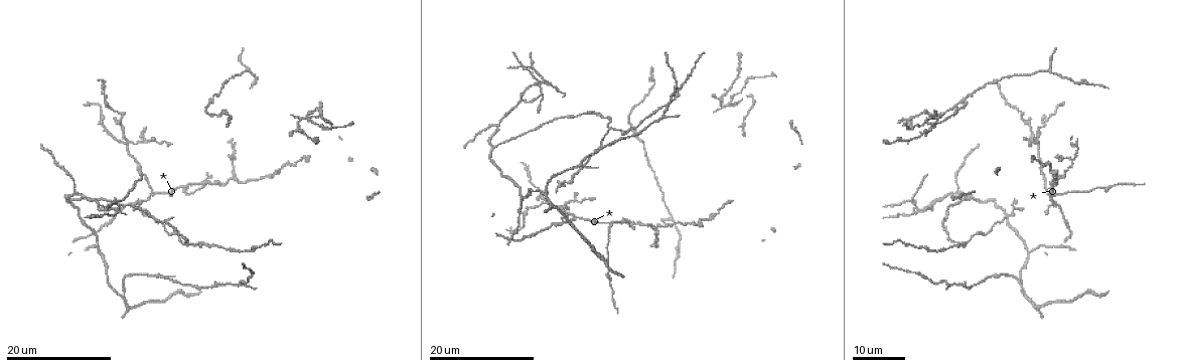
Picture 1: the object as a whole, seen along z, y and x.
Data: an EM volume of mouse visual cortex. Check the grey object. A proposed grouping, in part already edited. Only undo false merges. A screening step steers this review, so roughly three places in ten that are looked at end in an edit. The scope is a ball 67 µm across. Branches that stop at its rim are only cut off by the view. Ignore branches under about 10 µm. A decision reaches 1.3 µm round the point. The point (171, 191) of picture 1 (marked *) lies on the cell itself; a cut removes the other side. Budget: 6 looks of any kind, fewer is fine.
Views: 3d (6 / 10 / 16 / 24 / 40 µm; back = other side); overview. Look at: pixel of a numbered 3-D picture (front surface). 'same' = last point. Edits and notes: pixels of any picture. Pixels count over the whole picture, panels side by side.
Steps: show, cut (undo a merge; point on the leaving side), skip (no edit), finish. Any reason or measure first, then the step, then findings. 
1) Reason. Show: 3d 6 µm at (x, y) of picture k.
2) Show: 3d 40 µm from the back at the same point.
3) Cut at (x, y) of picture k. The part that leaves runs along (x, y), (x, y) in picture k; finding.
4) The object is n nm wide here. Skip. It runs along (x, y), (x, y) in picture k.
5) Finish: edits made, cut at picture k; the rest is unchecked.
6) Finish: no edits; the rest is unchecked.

Two arms in line, one across. Show: 3d 24 µm at (125, 295) of picture 1.

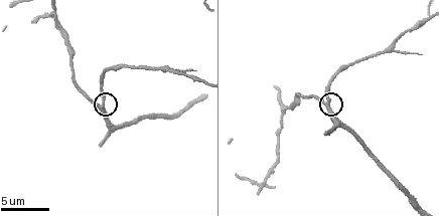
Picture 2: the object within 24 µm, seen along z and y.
Show: 3d 6 µm at (102, 107) of picture 2.

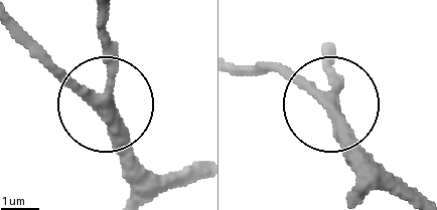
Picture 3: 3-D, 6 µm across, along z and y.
3 arms meet here. Skip. It runs along (14, 20), (107, 107), (129, 199) in picture 3; one cell here.

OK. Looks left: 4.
Side arm on a straight run. Show: 3d 24 µm at (1072, 165) of picture 1.

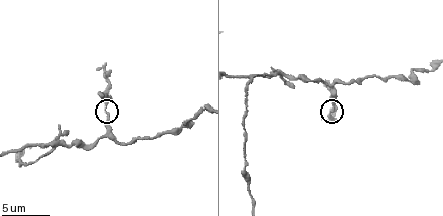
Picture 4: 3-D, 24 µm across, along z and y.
Show: 3d 10 µm at (331, 110) of picture 4.

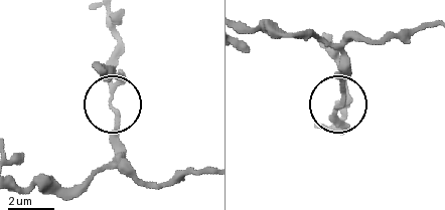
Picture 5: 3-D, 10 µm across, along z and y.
Skip. It runs along (21, 186), (79, 186), (112, 163), (114, 50) in picture 5; continuous, no second cell.

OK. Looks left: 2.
Show: 3d 16 µm at (75, 189) of picture 1.

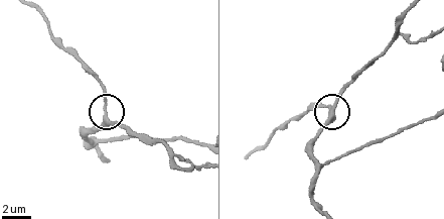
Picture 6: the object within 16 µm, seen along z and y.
Show: 3d 6 µm at (330, 111) of picture 6.

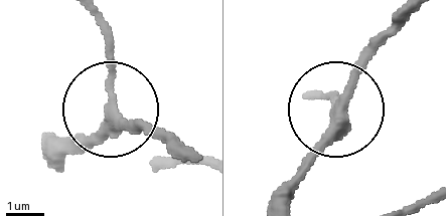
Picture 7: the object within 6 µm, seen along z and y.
3 arms meet here. Skip. It runs along (286, 204), (333, 112), (327, 98) in picture 7; one cell here.

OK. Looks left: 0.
Finish: no edits; the rest is unchecked.

